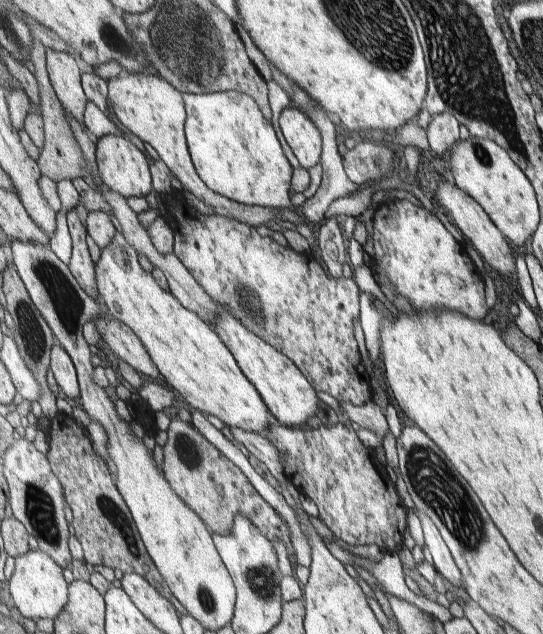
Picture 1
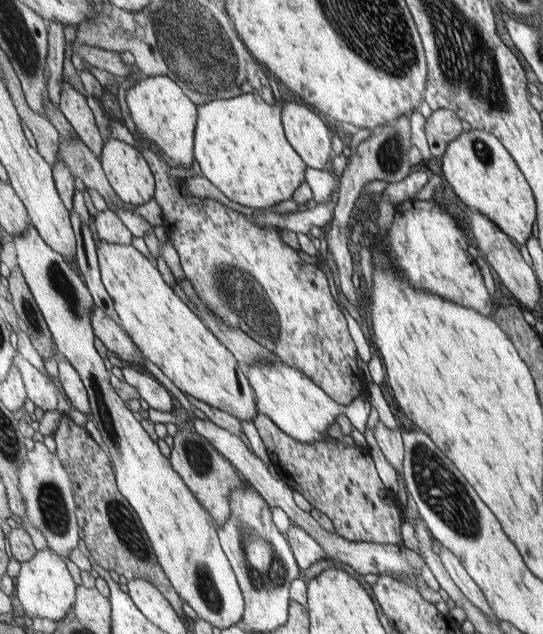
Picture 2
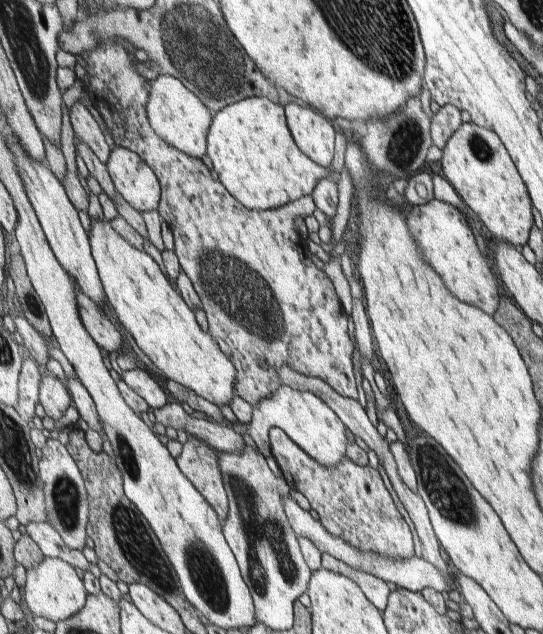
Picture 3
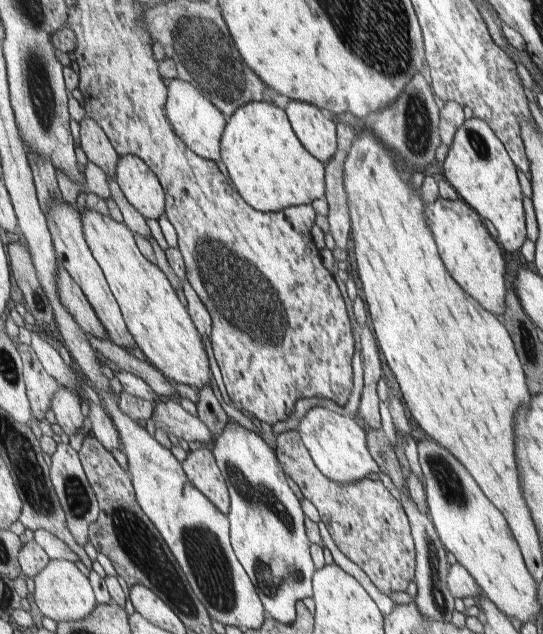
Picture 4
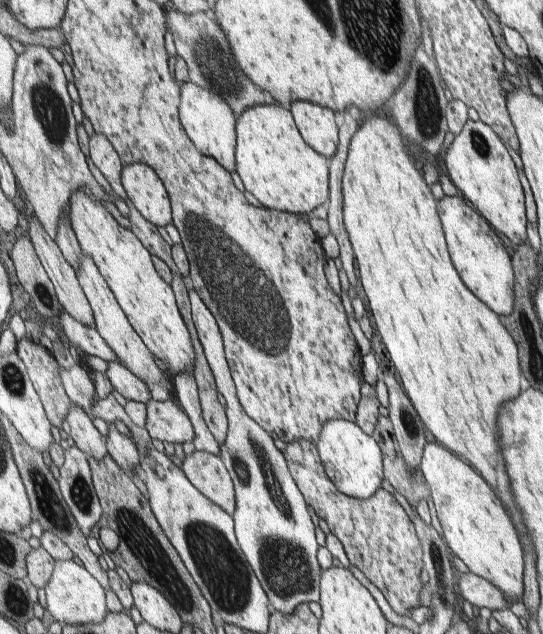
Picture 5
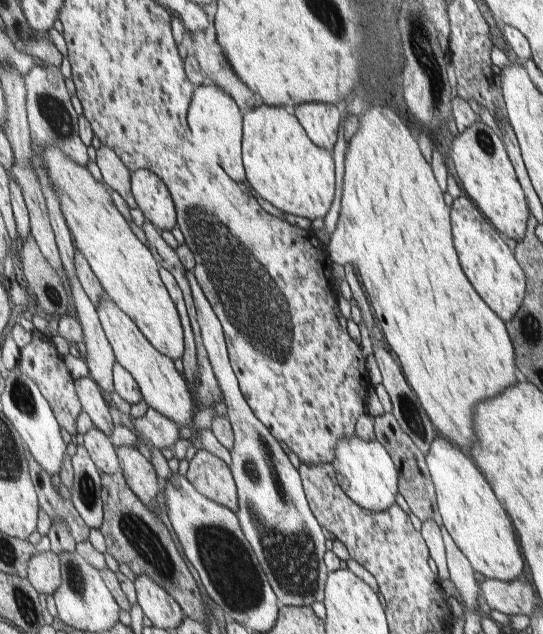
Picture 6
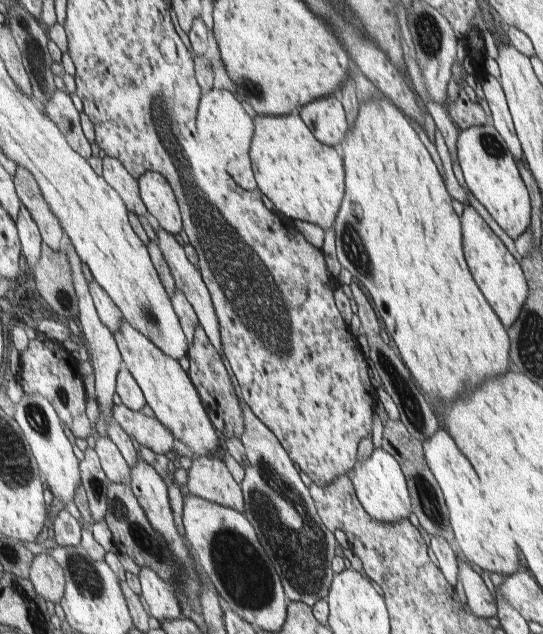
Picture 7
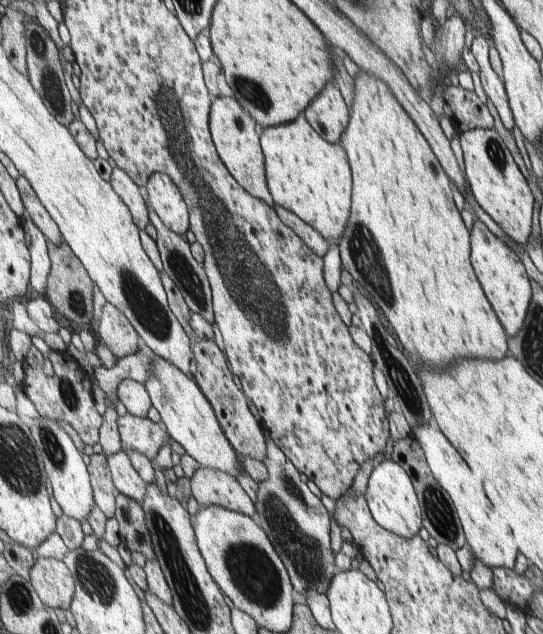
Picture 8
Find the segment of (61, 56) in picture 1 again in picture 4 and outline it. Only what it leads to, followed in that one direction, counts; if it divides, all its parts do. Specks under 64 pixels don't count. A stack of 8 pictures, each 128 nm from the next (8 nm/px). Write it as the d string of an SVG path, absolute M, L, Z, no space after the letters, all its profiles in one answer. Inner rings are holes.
M85 116L79 123L80 142L89 161L101 168L111 179L118 177L118 164L121 158L111 139L98 122Z

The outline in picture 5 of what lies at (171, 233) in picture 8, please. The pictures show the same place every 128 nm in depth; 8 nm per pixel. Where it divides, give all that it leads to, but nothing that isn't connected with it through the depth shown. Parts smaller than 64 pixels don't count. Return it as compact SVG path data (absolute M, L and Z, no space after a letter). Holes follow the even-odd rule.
M195 287L188 291L192 315L211 365L211 372L215 376L218 391L226 400L230 429L228 437L220 446L220 456L227 465L236 488L238 503L234 521L239 544L263 588L266 588L272 609L292 613L299 605L319 603L322 597L323 572L318 559L321 547L317 542L317 528L313 524L306 496L303 496L286 456L275 446L274 436L249 416L240 401L218 320Z

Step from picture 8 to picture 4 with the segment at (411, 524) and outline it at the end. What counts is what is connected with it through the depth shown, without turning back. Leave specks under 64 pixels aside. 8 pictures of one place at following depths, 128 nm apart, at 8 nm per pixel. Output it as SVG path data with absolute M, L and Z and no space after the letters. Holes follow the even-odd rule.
M329 406L311 408L300 420L299 432L319 470L326 473L332 481L342 485L358 483L381 471L368 447L367 432L364 431L363 425L353 418L330 410Z

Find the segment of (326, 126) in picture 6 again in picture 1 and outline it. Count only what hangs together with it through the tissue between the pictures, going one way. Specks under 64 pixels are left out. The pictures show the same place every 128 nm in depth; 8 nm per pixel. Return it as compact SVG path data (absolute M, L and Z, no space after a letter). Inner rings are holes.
M294 105L283 110L277 123L294 162L305 169L317 166L324 151L323 135L317 123Z

